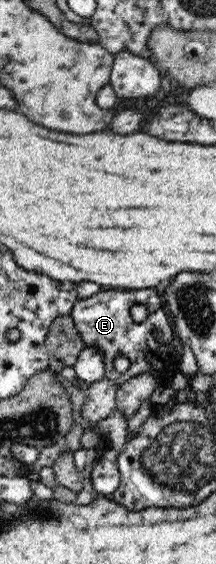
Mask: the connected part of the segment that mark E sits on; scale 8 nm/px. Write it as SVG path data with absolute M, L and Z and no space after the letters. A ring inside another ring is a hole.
M104 288L89 298L77 299L73 305L71 317L73 323L87 347L99 347L103 351L103 363L105 363L105 378L115 381L117 386L127 382L133 375L147 372L151 373L157 384L163 380L169 380L177 372L180 372L180 361L173 360L173 337L175 330L171 316L164 308L161 288L146 288L139 290L122 290ZM136 302L141 302L149 308L149 318L143 322L133 322L130 308ZM158 332L161 342L157 342L153 334ZM122 354L129 358L130 366L125 372L118 372L113 366L115 357Z

